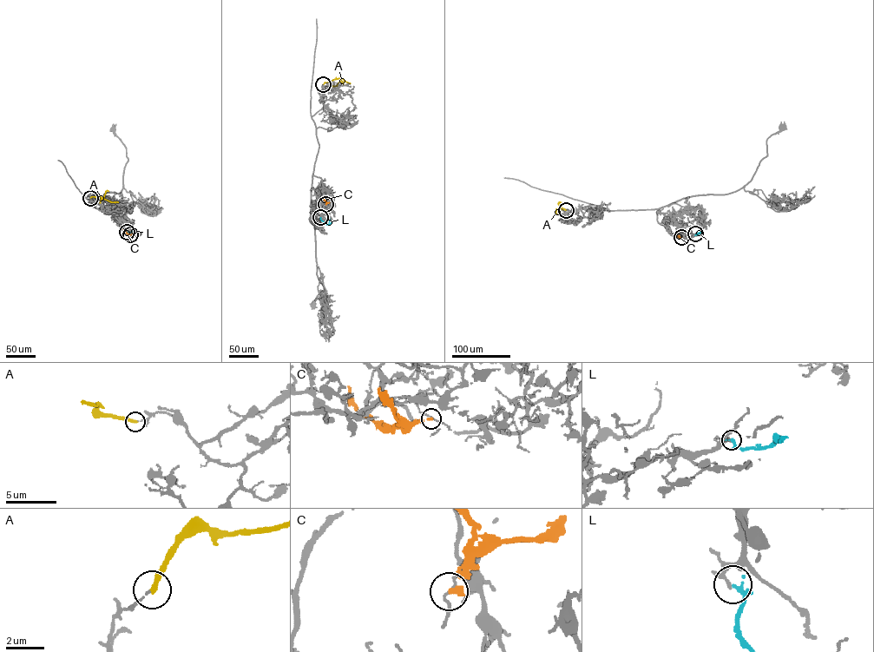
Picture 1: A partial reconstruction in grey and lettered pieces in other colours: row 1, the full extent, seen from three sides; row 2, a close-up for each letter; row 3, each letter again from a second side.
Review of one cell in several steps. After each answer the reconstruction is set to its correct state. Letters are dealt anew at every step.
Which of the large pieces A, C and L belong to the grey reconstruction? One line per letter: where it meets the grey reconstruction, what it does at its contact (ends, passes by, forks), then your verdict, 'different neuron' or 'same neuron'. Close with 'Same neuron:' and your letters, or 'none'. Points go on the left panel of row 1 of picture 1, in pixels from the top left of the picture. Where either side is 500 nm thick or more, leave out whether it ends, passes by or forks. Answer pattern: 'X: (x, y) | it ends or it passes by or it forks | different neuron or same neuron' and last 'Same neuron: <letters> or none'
A: (90, 198) | it ends | different neuron
C: (130, 234) | it ends | different neuron
L: (127, 232) | it ends | different neuron
Same neuron: none

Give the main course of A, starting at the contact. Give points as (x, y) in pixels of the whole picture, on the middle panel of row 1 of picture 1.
A: (323, 84), (339, 78), (350, 83)

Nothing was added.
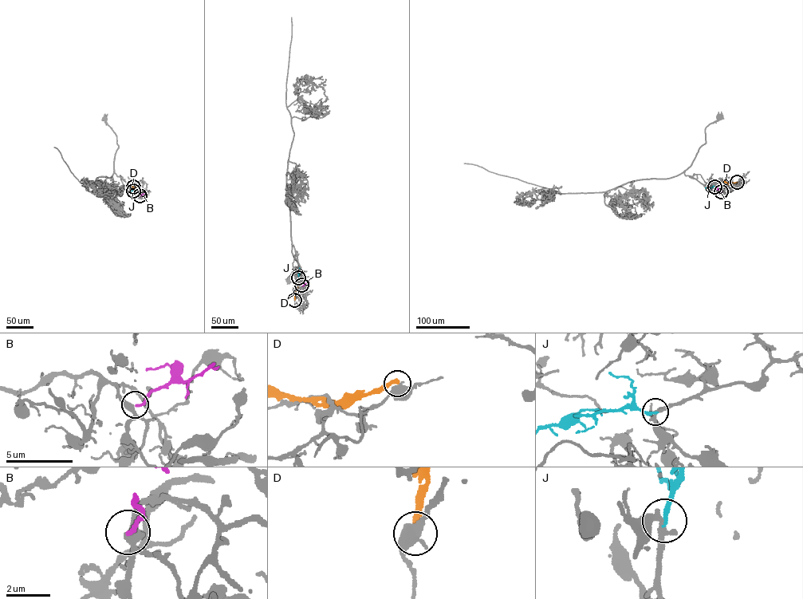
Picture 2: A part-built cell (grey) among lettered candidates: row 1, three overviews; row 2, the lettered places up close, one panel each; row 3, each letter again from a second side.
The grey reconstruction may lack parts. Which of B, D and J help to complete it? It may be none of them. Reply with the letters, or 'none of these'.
B, J

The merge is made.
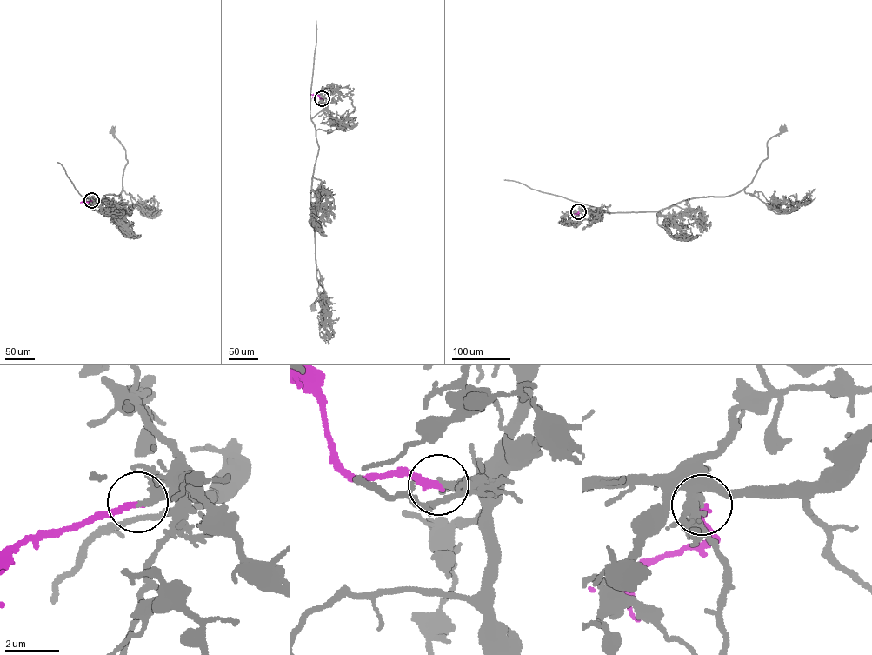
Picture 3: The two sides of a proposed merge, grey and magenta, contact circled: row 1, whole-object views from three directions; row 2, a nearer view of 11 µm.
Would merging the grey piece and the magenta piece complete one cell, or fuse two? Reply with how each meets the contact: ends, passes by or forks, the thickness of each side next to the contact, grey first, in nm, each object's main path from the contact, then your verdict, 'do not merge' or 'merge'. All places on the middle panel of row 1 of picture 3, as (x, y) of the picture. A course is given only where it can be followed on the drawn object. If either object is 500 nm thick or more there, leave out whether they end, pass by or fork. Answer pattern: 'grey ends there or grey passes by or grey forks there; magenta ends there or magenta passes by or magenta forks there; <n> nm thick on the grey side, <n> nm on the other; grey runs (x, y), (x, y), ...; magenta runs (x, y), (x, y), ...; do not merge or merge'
grey ends there; magenta ends there; 260 nm thick on the grey side, 280 nm on the other; grey runs (322, 98), (322, 110), (311, 120), (319, 150), (311, 212), (316, 276), (323, 294), (314, 306); magenta runs (322, 98), (311, 94); do not merge

